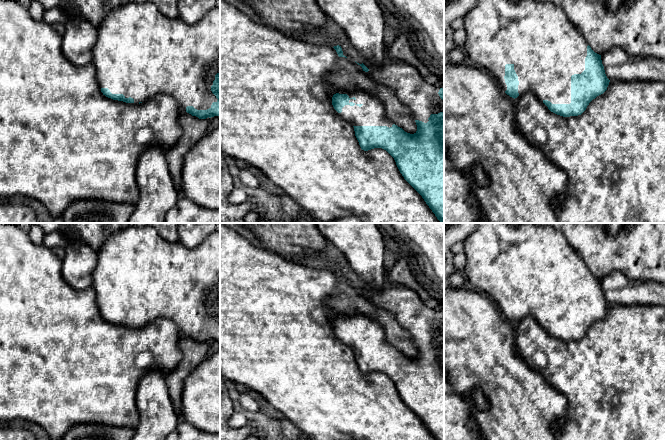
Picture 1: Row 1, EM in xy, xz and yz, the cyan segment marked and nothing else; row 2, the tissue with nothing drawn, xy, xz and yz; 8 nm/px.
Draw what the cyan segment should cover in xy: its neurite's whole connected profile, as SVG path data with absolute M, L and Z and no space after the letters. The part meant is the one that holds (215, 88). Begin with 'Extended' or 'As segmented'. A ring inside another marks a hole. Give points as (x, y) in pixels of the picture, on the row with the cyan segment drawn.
Extended. M131 2L112 10L97 27L97 41L92 49L91 65L95 67L98 86L103 95L113 100L140 104L157 94L168 94L175 98L182 112L199 119L220 117L220 4L211 9L202 19L194 24L187 24L179 17L164 16L152 2Z

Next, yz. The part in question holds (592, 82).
Extended. M478 0L477 4L468 11L463 19L463 28L466 34L464 50L468 62L484 67L488 71L488 74L498 82L505 93L514 99L531 92L534 93L551 112L563 117L570 117L581 115L593 99L607 90L610 80L605 74L601 55L591 49L583 35L569 20L565 12L551 2L542 3L535 0L518 0L516 2L510 0Z

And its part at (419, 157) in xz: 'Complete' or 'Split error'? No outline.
Split error

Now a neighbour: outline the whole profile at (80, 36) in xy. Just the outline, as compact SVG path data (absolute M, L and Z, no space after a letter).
M68 18L62 36L64 57L76 66L91 65L92 49L97 41L97 28L88 20Z

